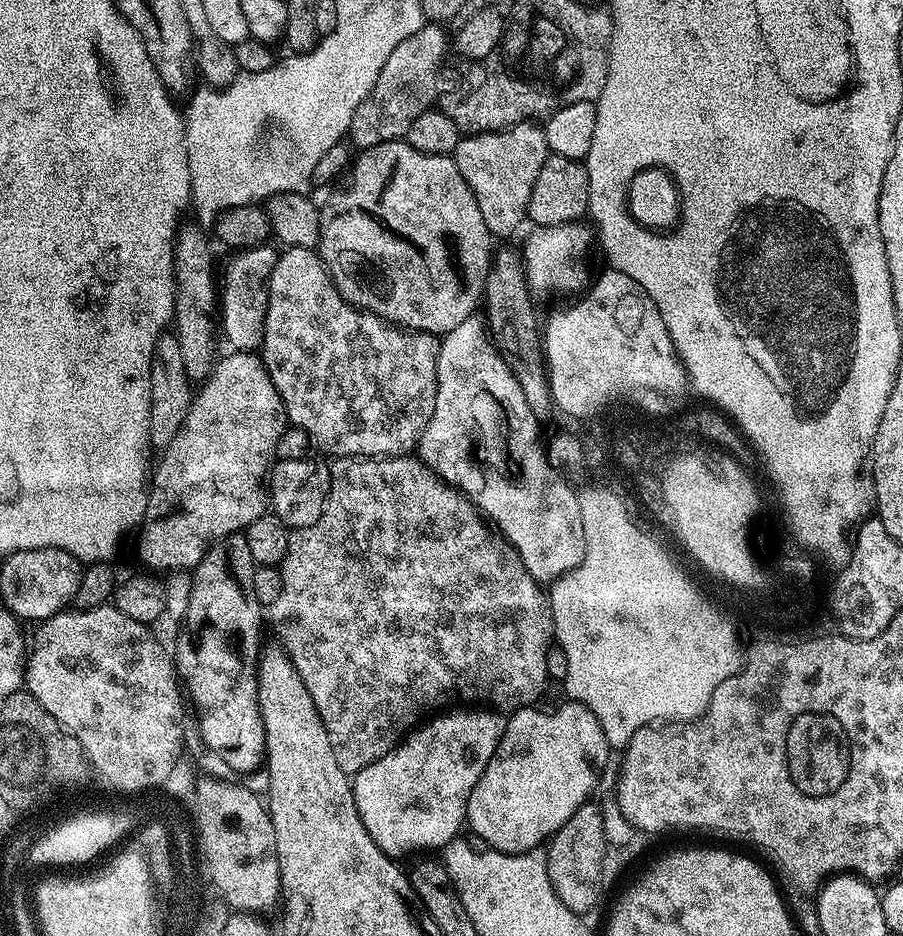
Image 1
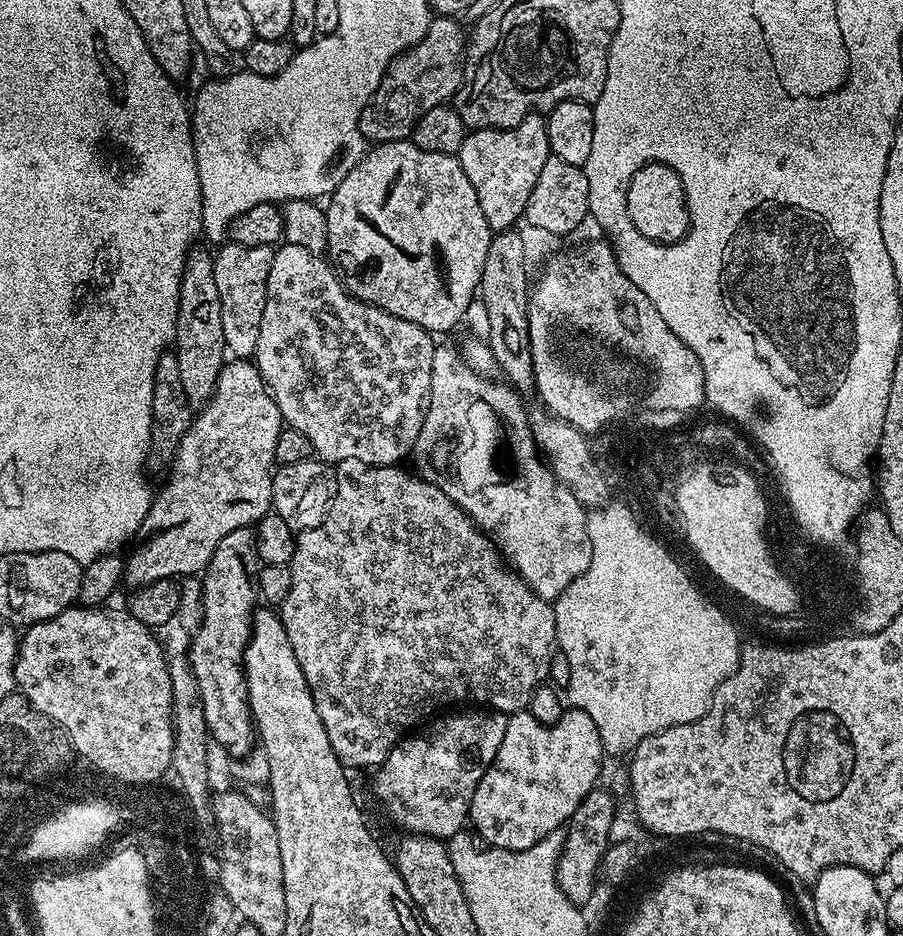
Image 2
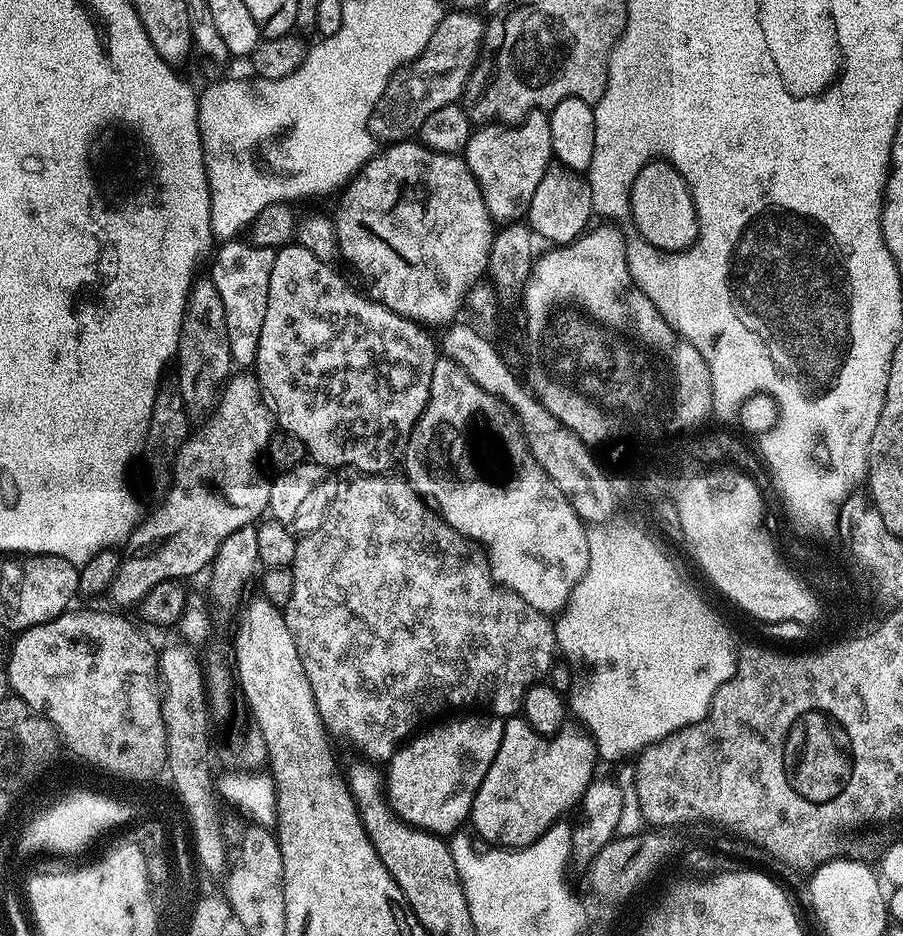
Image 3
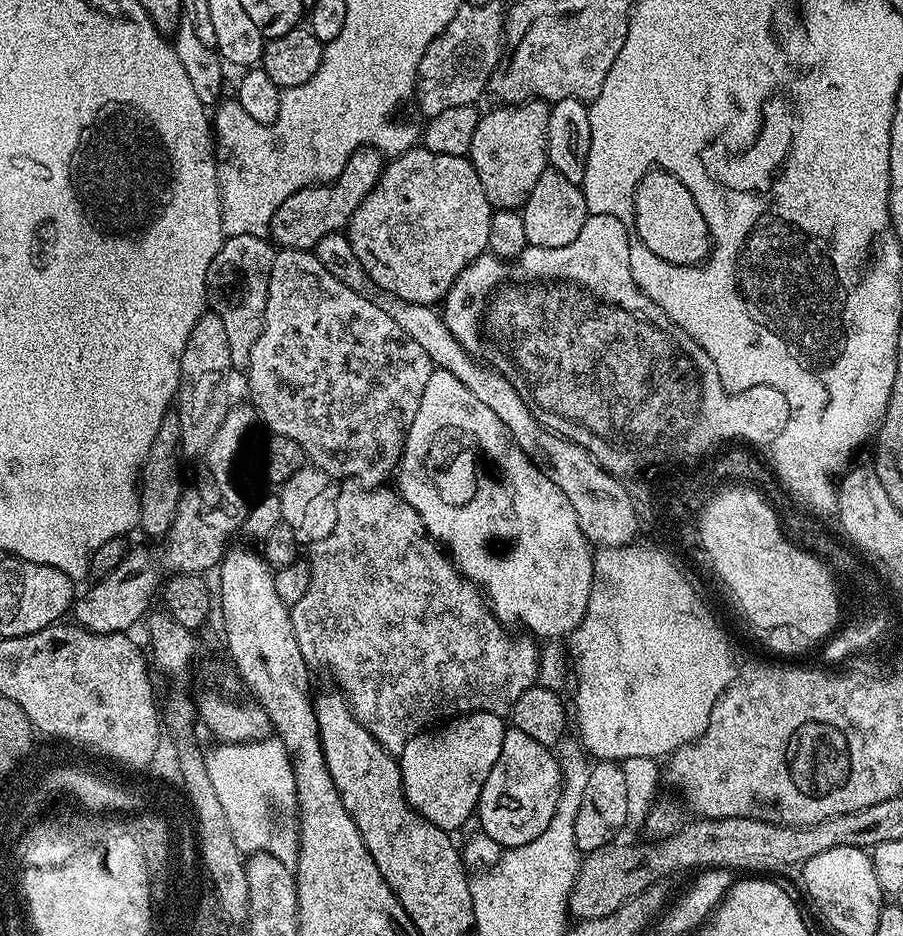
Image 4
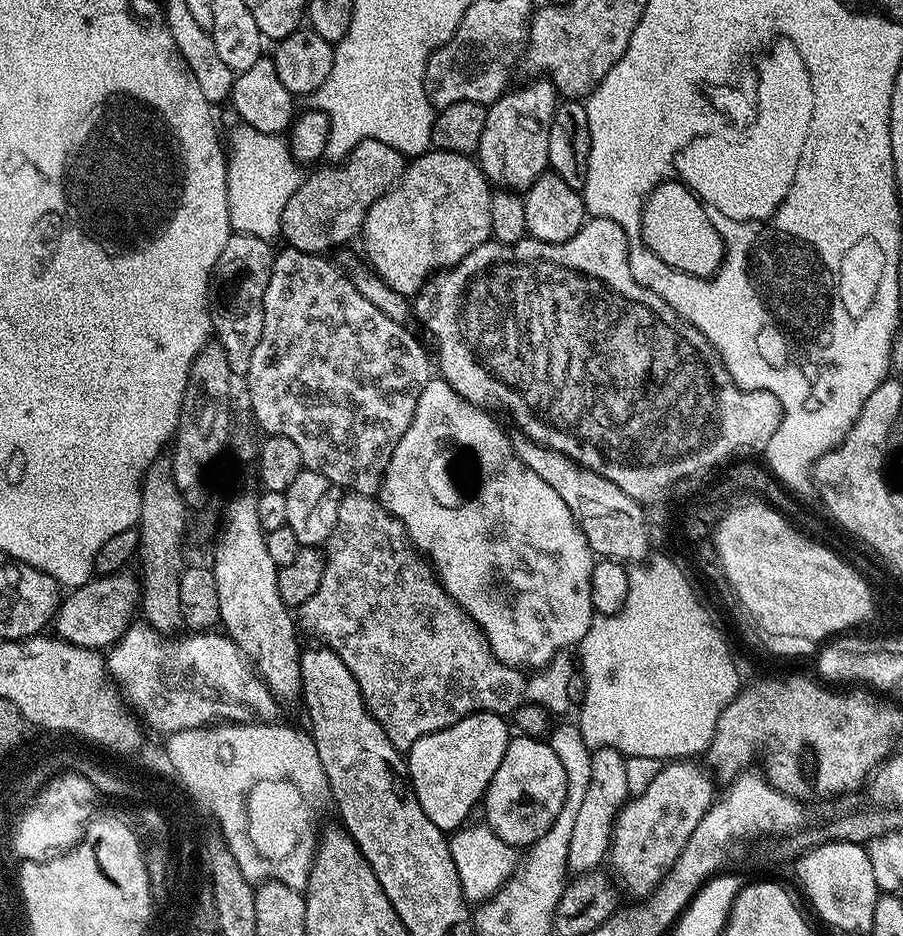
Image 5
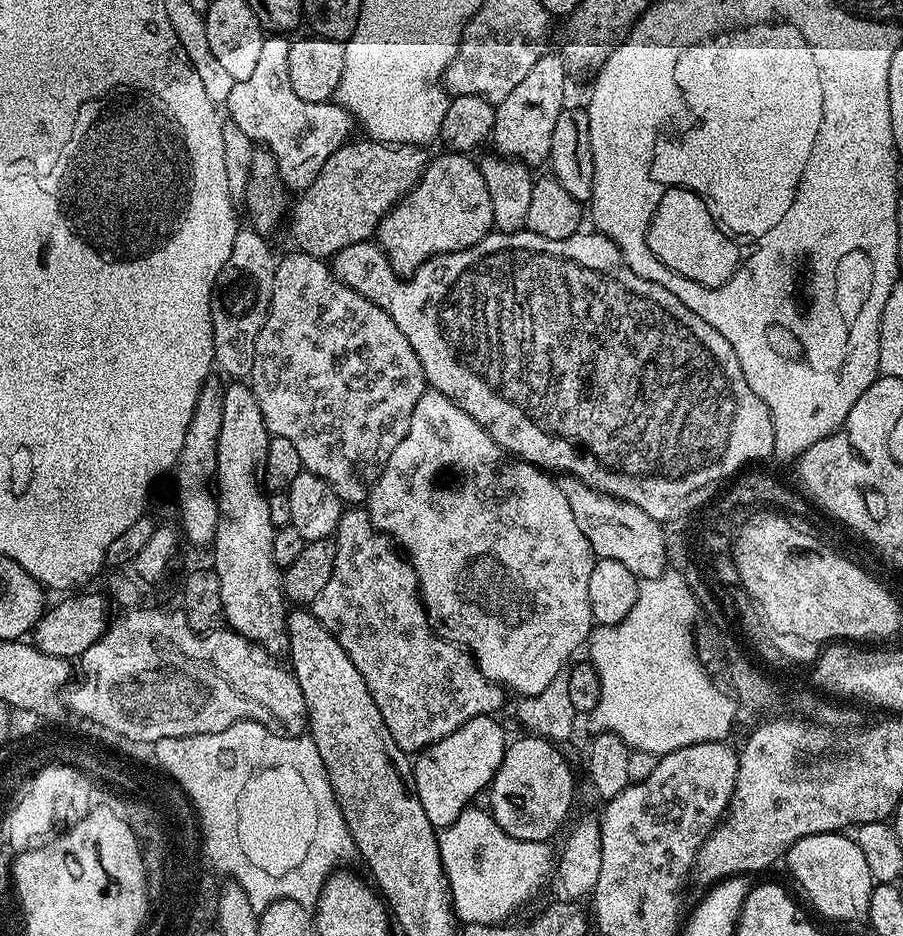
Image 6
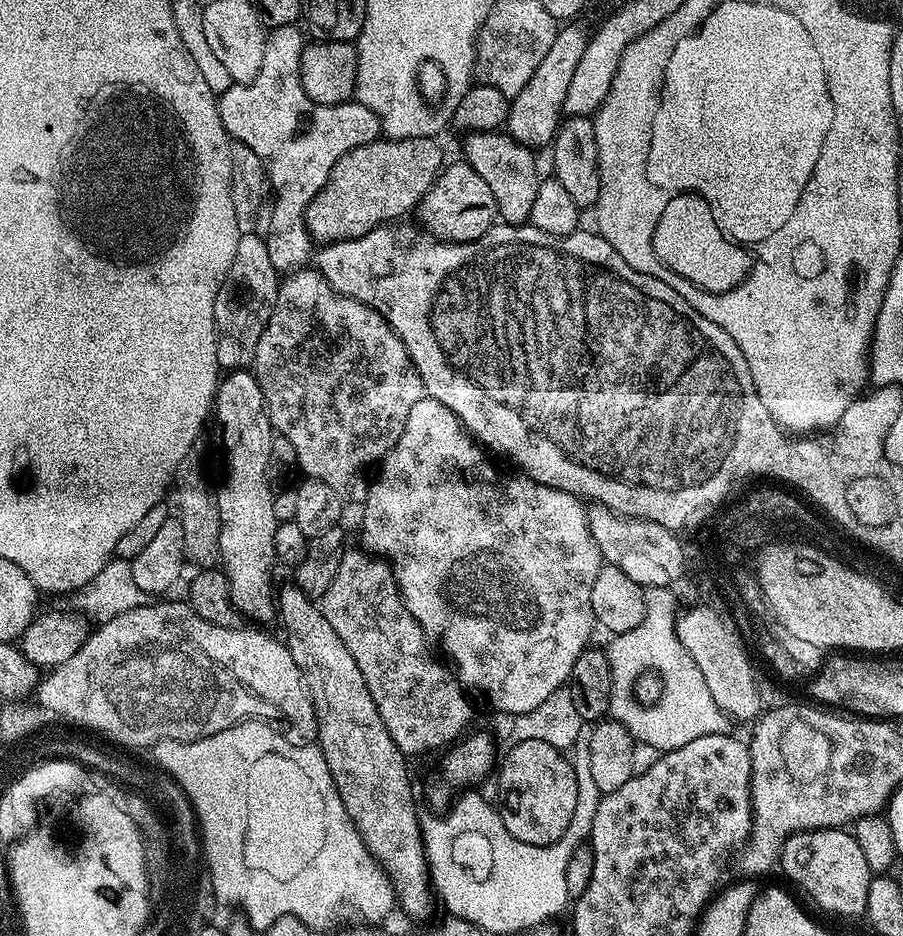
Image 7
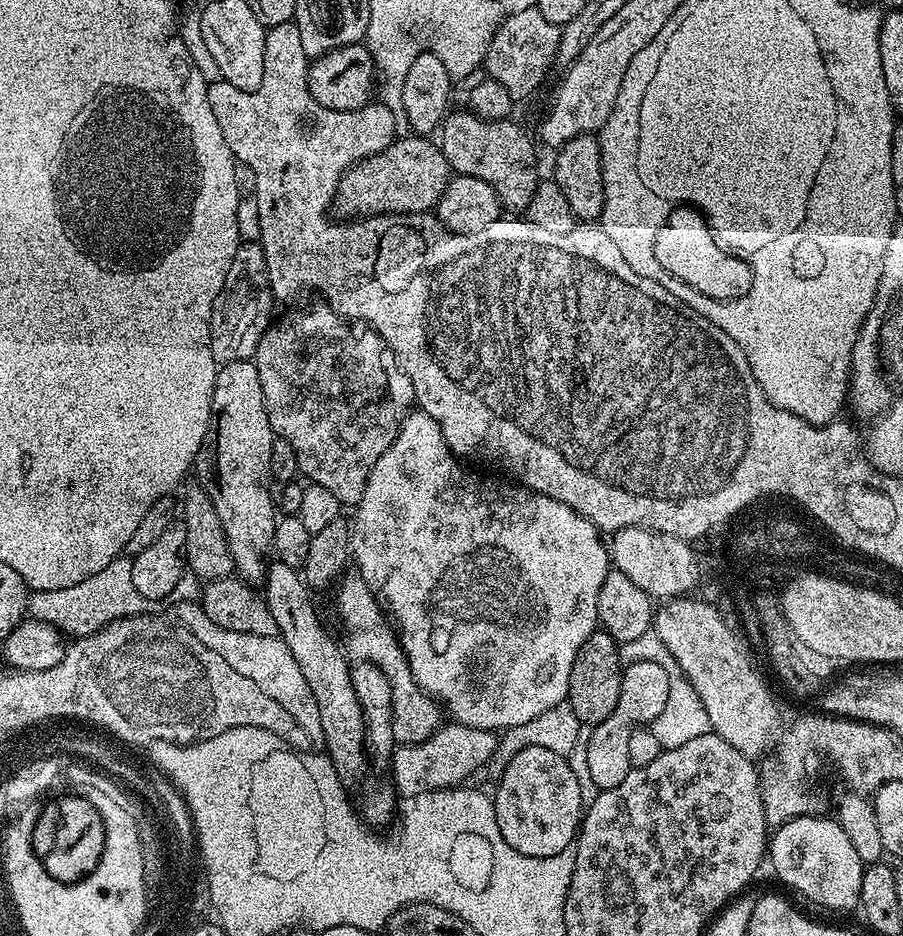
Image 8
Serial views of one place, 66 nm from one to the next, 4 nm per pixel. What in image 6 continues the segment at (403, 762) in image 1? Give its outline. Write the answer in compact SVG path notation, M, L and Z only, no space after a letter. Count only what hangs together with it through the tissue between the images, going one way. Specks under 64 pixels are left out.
M495 715L470 718L454 734L434 742L415 757L412 773L418 802L422 802L433 828L448 828L473 803L475 795L491 785L506 747L504 728L496 719Z

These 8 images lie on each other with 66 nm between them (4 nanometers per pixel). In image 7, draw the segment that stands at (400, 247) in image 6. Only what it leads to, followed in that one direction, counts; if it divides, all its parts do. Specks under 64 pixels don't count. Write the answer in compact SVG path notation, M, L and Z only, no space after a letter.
M467 162L459 163L449 163L440 169L440 175L418 205L423 231L437 241L450 244L465 244L482 238L498 220L494 194L490 186L486 186L482 174Z

